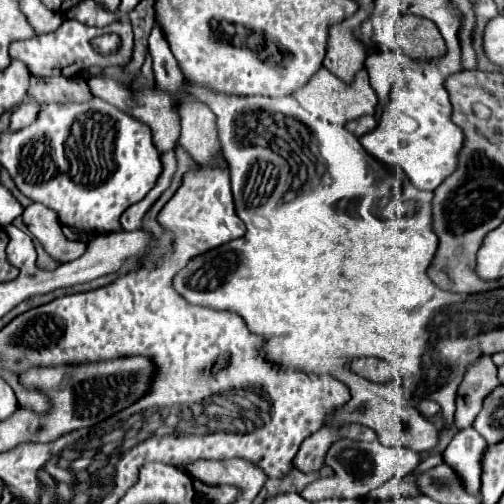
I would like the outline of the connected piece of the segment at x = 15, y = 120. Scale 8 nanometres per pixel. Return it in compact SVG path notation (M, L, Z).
M22 103L14 113L12 113L12 125L10 131L20 131L36 121L36 115L40 113L40 107L36 103Z

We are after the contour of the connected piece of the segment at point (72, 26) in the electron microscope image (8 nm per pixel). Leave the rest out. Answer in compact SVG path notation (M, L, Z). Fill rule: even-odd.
M66 19L54 33L34 35L32 39L16 41L10 45L10 57L12 59L20 59L22 63L26 63L30 73L44 75L44 77L46 75L58 75L58 73L64 77L76 77L76 75L80 75L80 71L88 71L90 67L100 67L102 71L108 67L126 67L132 61L132 51L134 51L134 33L132 33L130 21L120 21L120 23L108 25L104 29L98 29L98 27L82 25L76 19ZM104 33L118 33L122 37L122 47L112 57L100 57L90 47L90 39L96 35L104 35Z

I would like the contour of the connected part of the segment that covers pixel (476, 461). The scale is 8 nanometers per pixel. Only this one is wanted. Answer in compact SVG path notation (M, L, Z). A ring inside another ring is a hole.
M472 427L456 433L452 443L442 453L444 463L448 463L456 475L460 475L467 492L477 496L481 486L481 460L486 449L484 437L480 437Z

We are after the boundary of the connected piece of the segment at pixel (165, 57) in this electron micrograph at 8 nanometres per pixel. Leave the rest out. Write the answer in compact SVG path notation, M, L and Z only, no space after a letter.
M154 27L150 33L150 57L152 57L156 87L164 87L164 91L176 91L176 87L184 81L184 77L178 71L180 67L176 59L172 57L170 47L158 27Z

